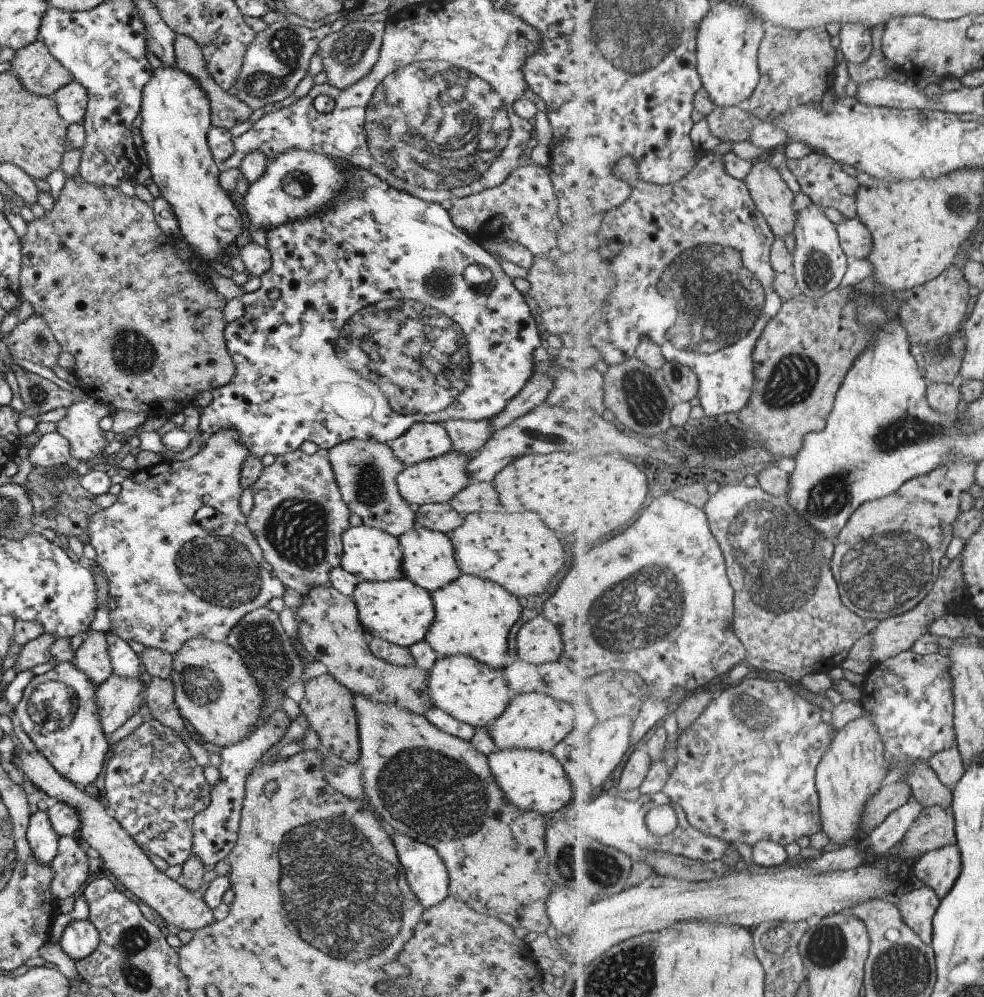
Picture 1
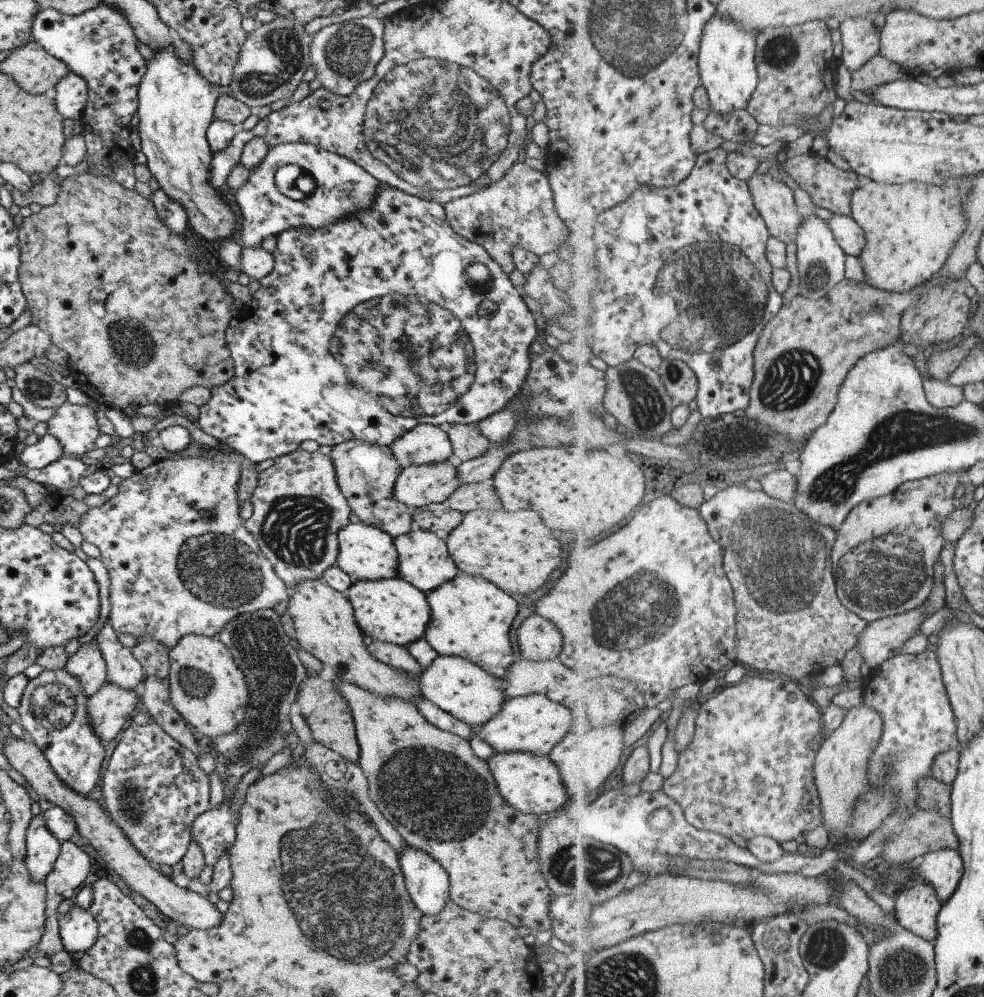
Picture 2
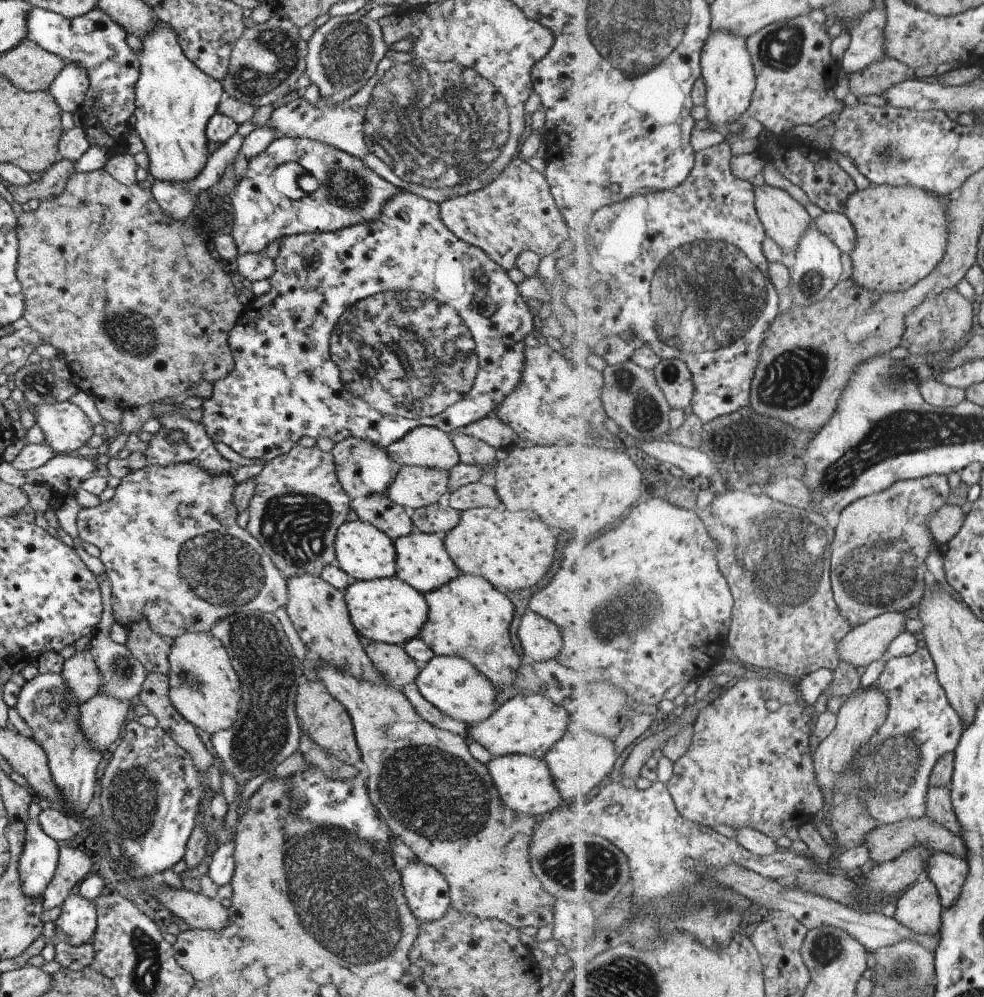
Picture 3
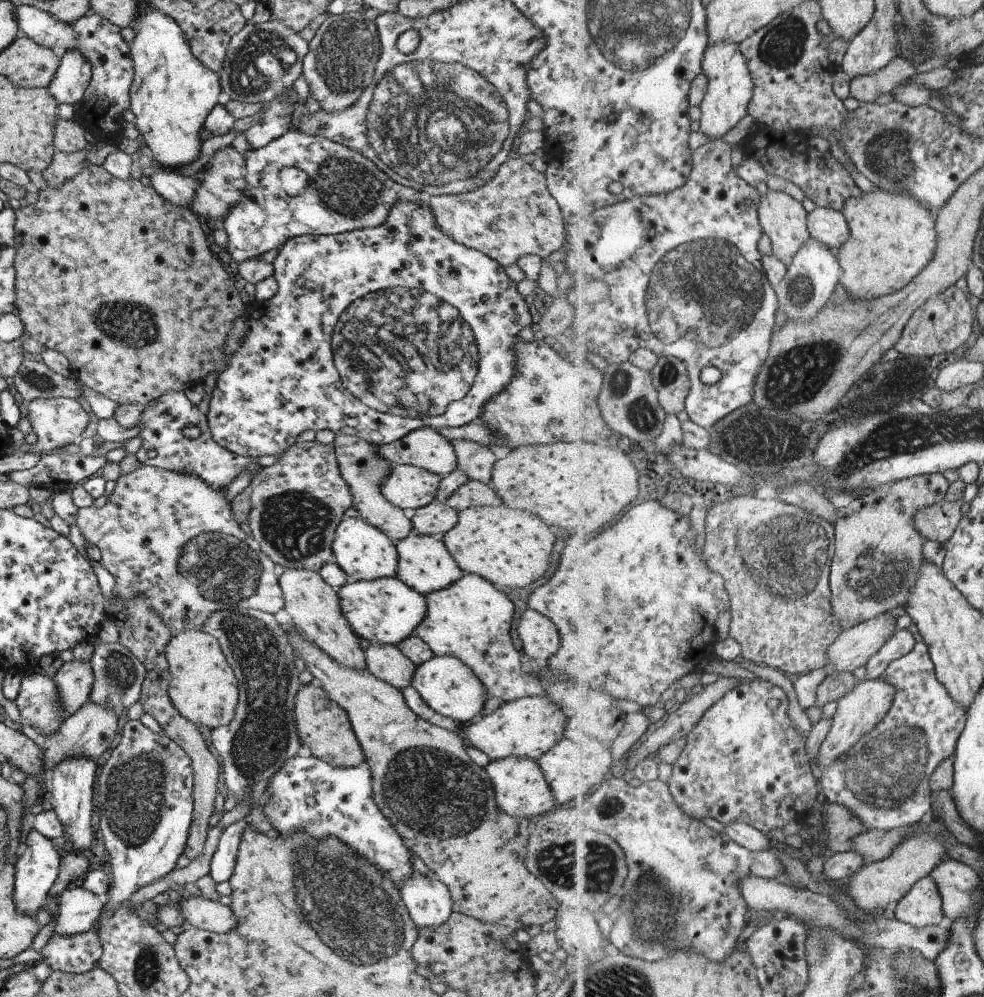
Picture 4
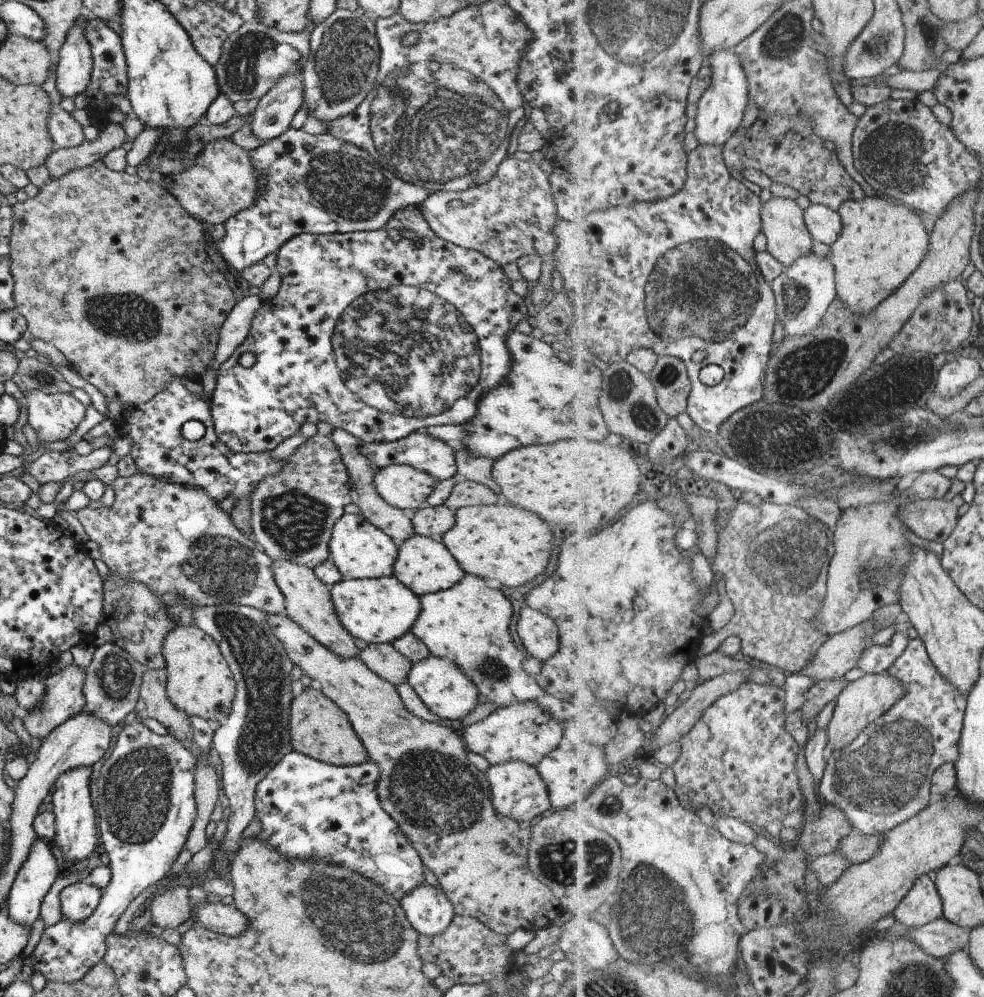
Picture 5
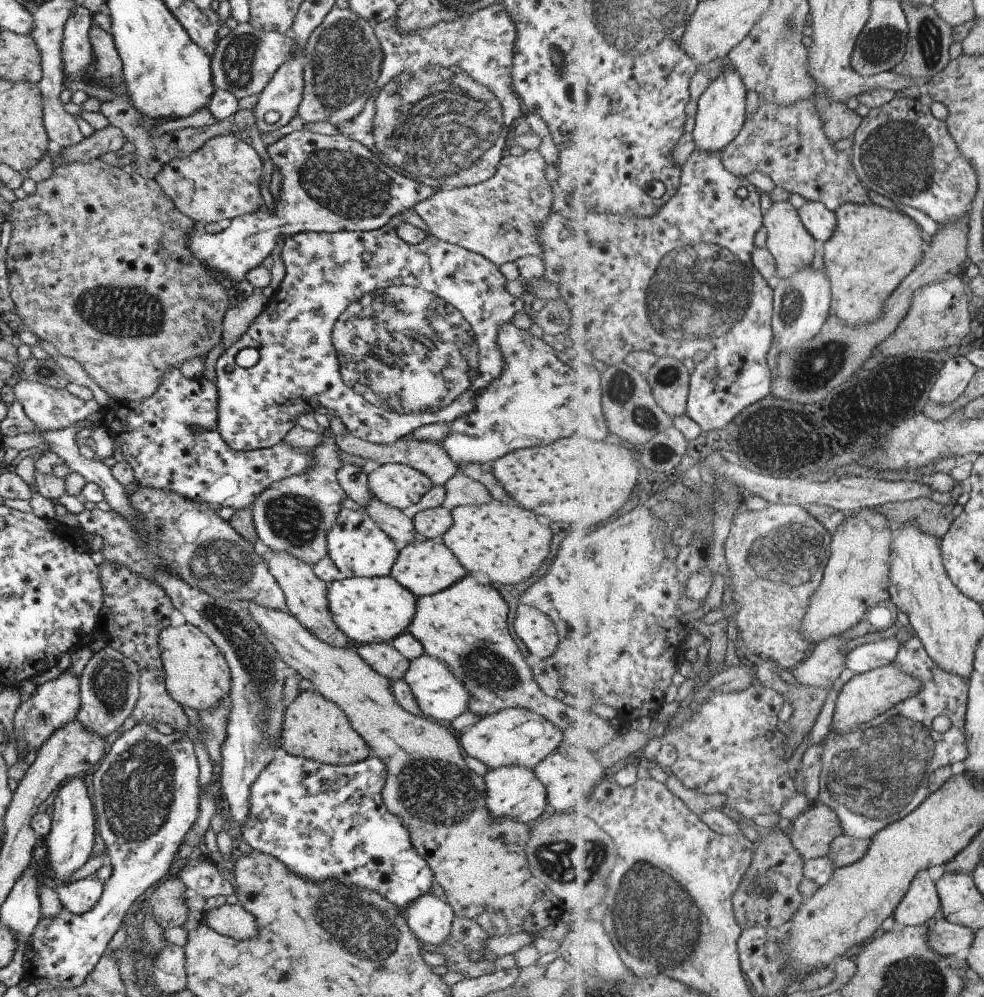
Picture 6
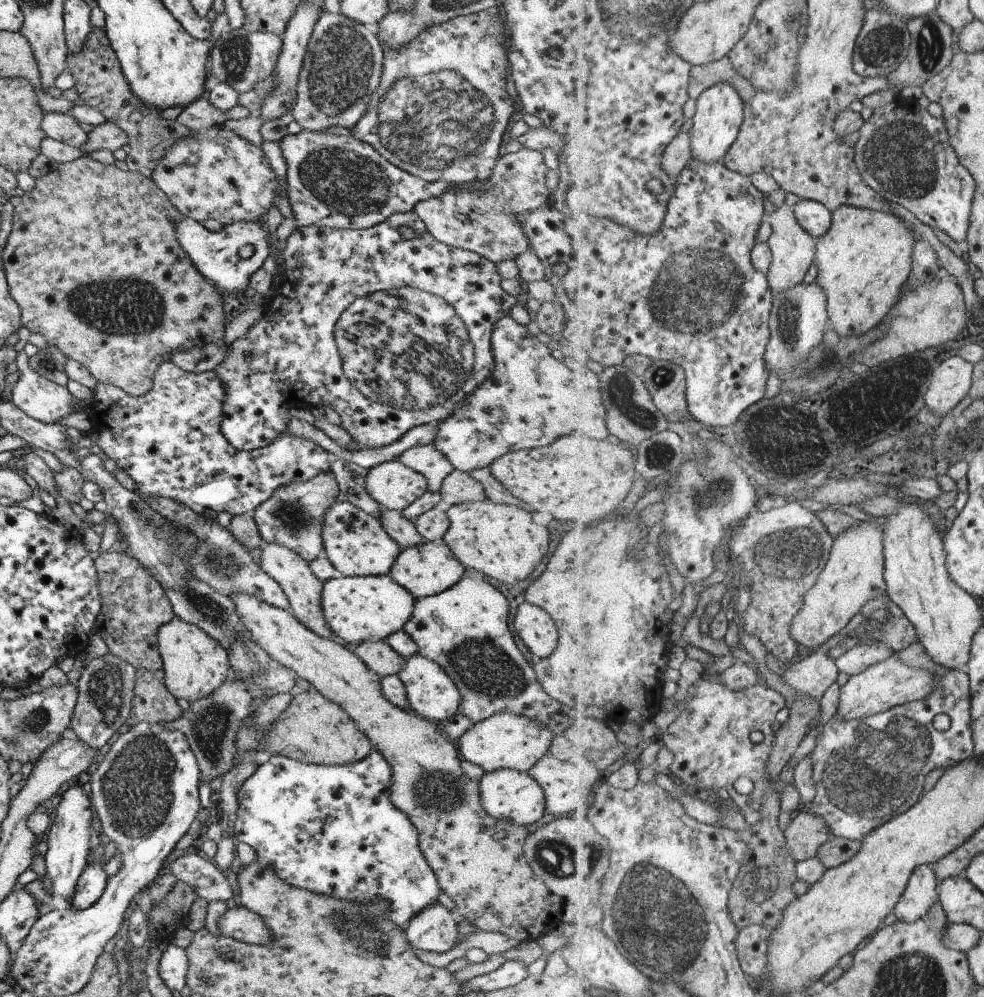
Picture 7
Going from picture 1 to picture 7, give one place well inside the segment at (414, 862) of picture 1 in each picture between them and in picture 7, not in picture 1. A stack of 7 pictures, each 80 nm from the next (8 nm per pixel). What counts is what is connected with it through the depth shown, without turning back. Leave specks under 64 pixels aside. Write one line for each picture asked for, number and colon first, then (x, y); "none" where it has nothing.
2: (426, 882)
3: (426, 892)
4: (427, 901)
5: (428, 910)
6: (429, 918)
7: (433, 929)

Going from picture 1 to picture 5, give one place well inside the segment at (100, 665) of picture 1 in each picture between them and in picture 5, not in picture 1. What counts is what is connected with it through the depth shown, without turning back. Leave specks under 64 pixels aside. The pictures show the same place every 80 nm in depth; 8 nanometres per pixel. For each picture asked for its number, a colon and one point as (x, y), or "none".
2: (87, 665)
3: (80, 673)
4: (74, 679)
5: (63, 698)

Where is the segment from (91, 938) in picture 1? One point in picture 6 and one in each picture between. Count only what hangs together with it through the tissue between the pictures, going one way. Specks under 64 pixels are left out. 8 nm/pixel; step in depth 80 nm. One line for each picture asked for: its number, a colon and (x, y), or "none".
2: (77, 930)
3: (76, 923)
4: (77, 909)
5: (78, 900)
6: (78, 897)

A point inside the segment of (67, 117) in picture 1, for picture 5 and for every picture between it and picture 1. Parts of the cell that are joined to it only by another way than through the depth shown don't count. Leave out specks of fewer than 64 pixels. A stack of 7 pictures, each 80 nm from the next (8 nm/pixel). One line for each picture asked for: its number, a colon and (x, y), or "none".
2: (69, 95)
3: (68, 89)
4: (72, 76)
5: (72, 69)

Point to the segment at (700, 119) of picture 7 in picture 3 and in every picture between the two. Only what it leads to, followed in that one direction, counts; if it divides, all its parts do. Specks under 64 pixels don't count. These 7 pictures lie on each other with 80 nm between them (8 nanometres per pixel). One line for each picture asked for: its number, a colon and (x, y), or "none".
3: (727, 67)
4: (731, 85)
5: (720, 112)
6: (720, 116)

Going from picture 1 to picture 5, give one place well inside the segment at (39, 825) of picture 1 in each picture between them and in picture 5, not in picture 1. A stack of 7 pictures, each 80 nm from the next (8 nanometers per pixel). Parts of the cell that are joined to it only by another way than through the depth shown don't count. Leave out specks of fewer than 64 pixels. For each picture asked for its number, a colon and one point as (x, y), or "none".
2: (42, 848)
3: (39, 855)
4: (36, 867)
5: (36, 873)

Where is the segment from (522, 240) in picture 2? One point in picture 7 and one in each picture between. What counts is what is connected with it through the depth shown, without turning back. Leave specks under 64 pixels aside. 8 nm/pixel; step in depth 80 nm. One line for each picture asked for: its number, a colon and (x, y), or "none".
3: (515, 212)
4: (513, 214)
5: (512, 215)
6: (498, 218)
7: (484, 222)

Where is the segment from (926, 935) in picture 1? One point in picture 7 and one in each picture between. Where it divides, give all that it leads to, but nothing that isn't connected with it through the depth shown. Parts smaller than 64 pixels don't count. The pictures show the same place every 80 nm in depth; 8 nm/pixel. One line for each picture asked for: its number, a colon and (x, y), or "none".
2: (917, 908)
3: (920, 908)
4: (922, 906)
5: (923, 904)
6: (922, 903)
7: (921, 895)

